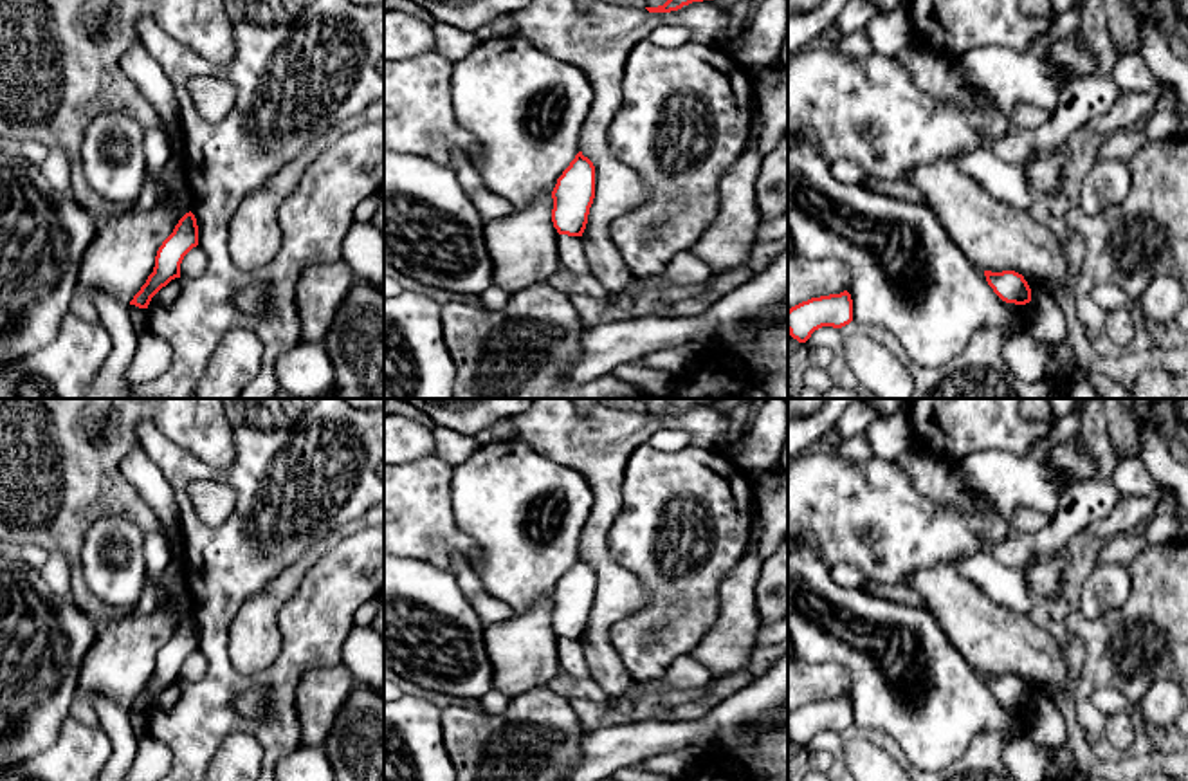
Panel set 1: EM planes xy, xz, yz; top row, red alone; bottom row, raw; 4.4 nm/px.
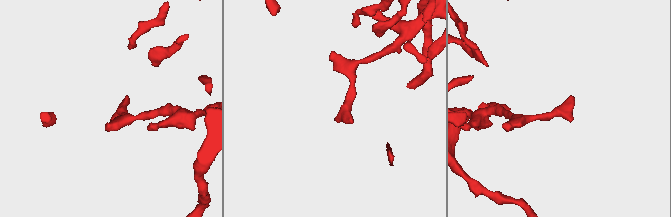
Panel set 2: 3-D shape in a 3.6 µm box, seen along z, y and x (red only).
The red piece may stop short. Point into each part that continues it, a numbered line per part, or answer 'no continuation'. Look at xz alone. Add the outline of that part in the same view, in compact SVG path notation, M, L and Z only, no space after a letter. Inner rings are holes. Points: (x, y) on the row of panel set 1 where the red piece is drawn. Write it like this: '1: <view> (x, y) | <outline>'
no continuation

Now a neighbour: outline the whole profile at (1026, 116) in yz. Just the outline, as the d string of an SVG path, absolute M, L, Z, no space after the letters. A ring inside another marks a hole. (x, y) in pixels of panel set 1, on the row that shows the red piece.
M1017 103L1013 112L1013 121L1017 128L1020 130L1035 130L1049 121L1049 112L1044 108L1028 105L1028 103Z

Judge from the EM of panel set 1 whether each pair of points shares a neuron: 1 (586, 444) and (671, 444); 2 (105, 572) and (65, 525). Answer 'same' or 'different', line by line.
1: different
2: different

